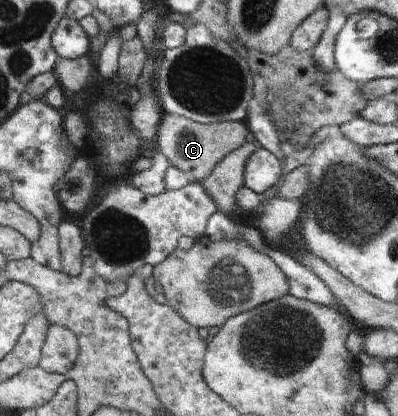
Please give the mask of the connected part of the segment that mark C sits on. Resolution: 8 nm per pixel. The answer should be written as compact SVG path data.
M166 113L162 116L157 128L158 134L156 135L156 142L159 150L168 158L171 166L176 166L178 170L182 170L184 174L189 176L191 181L196 183L202 183L208 177L211 177L215 167L228 154L234 153L248 143L248 138L252 138L251 127L248 126L248 122L246 121L223 121L214 124L202 124L194 120L189 120L188 118L183 118L182 116Z

